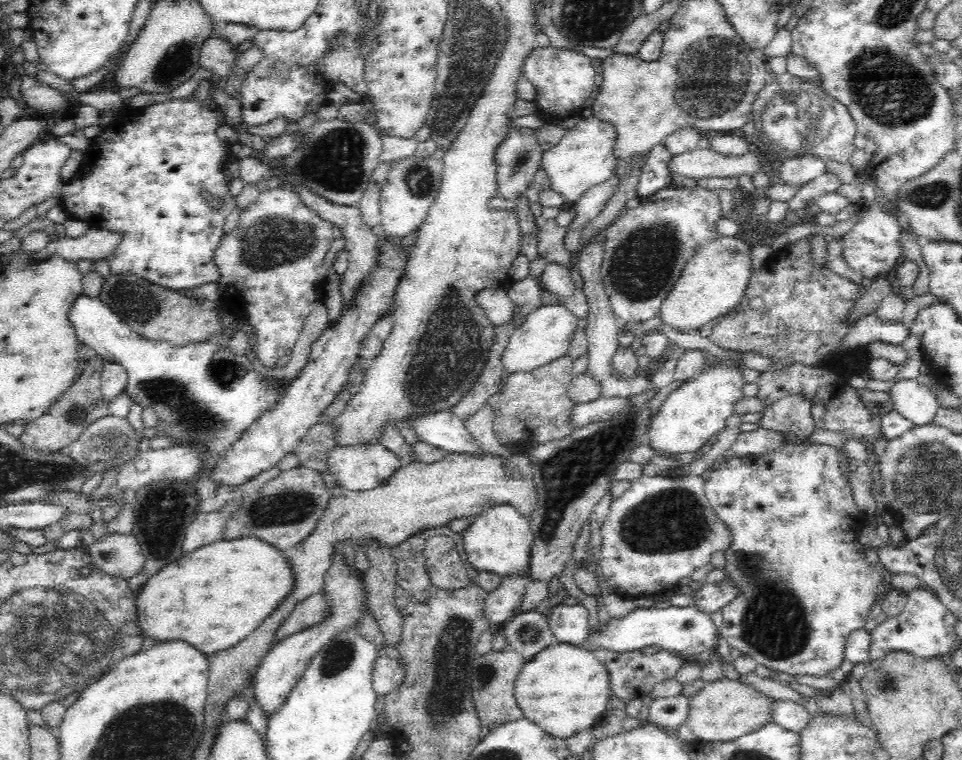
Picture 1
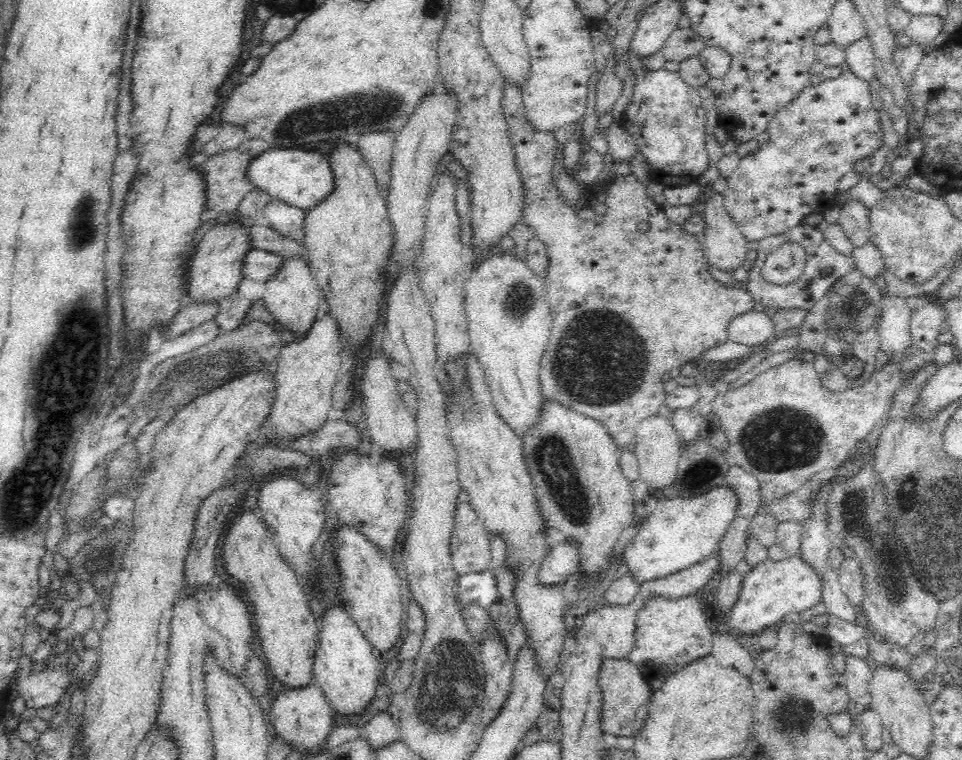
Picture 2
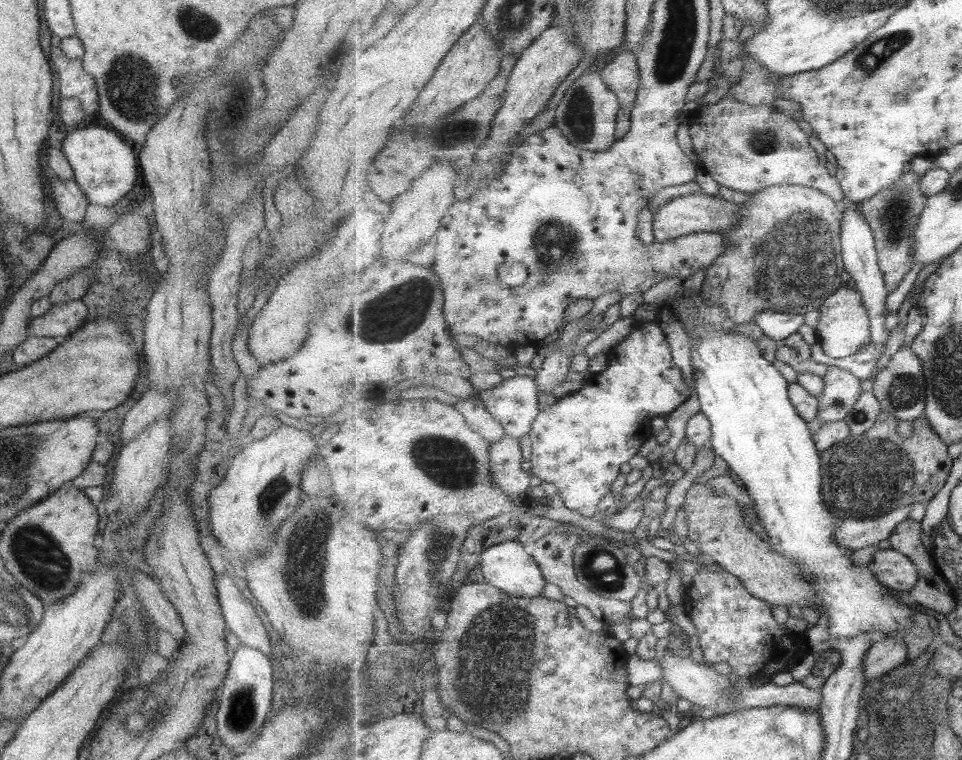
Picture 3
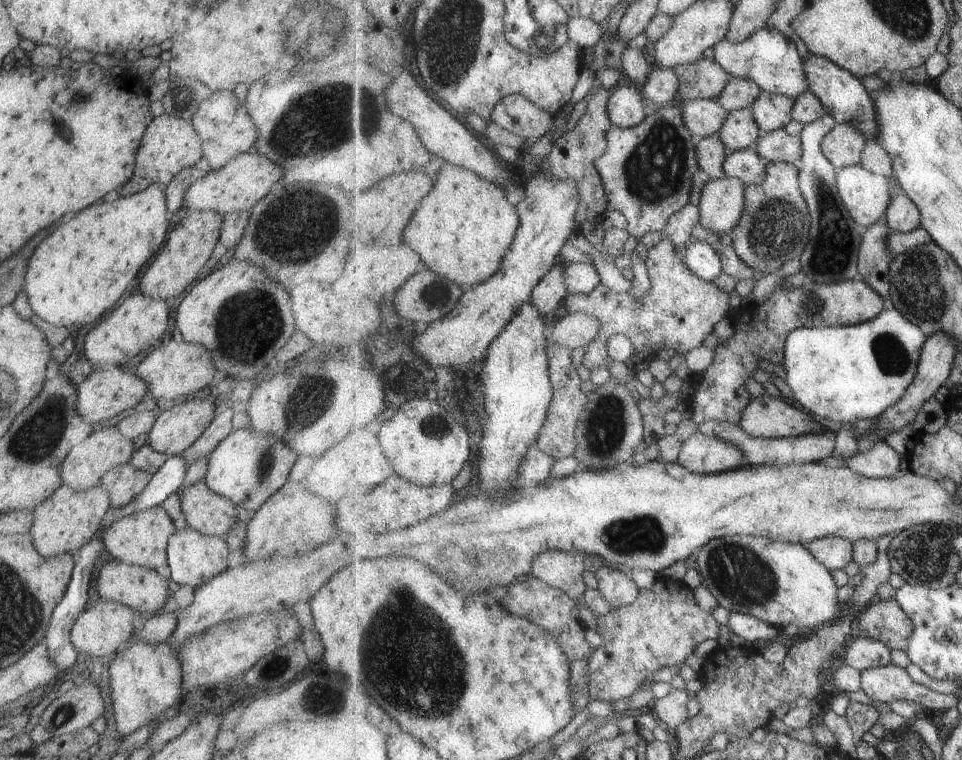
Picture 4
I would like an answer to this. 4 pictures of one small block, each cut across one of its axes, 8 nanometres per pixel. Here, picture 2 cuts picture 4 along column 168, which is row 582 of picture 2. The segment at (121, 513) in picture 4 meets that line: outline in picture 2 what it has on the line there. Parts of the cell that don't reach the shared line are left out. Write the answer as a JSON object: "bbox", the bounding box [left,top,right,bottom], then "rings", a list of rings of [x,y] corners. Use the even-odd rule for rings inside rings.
{"bbox":[457,570,497,609],"rings":[[[480,570],[457,577],[457,600],[459,606],[475,601],[478,606],[488,609],[497,597],[497,579],[495,572]]]}

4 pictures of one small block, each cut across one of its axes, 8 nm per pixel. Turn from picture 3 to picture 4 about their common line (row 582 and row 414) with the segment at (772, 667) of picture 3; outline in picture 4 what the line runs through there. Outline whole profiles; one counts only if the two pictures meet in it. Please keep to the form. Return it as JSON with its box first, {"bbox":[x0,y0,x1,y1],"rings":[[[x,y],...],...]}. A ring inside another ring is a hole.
{"bbox":[692,278,890,426],"rings":[[[860,278],[836,284],[820,284],[810,292],[805,288],[786,290],[778,287],[771,299],[763,306],[752,310],[752,318],[744,319],[744,312],[734,320],[735,336],[728,342],[717,344],[716,361],[704,373],[692,381],[693,419],[701,426],[710,420],[742,423],[744,412],[753,402],[748,392],[748,382],[760,369],[760,360],[783,365],[786,361],[786,343],[790,334],[802,326],[840,327],[860,325],[876,319],[890,305],[878,290]]]}

